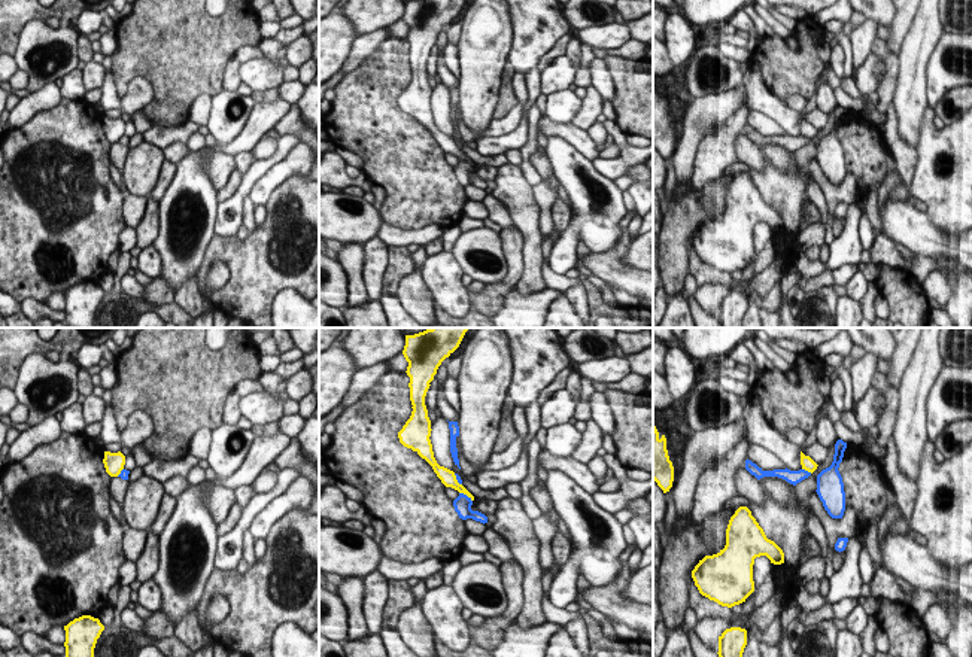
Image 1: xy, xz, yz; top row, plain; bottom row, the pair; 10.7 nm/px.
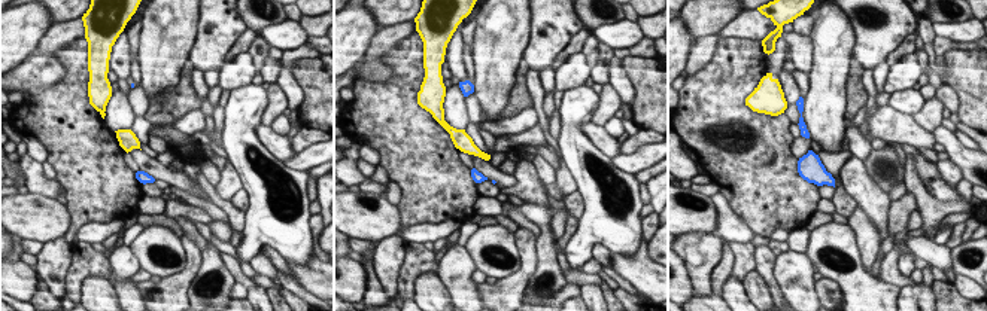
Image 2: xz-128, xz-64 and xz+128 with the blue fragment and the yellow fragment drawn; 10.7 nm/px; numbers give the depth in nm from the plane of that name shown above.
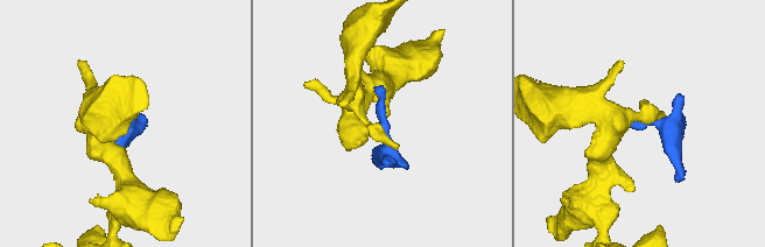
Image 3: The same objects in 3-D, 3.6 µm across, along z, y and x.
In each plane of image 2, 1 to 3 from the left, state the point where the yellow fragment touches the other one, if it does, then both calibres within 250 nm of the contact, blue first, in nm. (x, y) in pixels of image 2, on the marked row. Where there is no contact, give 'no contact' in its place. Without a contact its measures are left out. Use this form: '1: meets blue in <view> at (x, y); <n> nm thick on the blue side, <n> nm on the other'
1: no contact
2: no contact
3: no contact

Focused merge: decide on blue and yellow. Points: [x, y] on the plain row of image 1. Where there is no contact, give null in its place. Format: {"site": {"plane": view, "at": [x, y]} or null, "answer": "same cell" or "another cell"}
{"site": {"plane": "xz", "at": [465, 161]}, "answer": "another cell"}

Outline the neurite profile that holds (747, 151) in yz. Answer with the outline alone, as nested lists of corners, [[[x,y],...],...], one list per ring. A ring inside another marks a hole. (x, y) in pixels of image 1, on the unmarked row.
[[[742,133],[738,136],[735,142],[735,150],[738,159],[745,164],[751,171],[757,171],[759,174],[765,174],[765,159],[757,149],[757,145],[745,137]]]

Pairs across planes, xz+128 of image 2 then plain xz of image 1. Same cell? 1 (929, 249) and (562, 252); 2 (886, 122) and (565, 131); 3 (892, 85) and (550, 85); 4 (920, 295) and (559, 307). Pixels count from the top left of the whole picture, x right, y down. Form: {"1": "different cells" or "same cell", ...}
{"1": "different cells", "2": "same cell", "3": "same cell", "4": "same cell"}

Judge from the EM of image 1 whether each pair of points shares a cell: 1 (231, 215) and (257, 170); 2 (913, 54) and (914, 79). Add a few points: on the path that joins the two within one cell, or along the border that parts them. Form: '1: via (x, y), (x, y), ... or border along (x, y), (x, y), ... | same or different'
1: via (234, 204), (248, 181) | same
2: via (913, 60), (913, 73) | same

